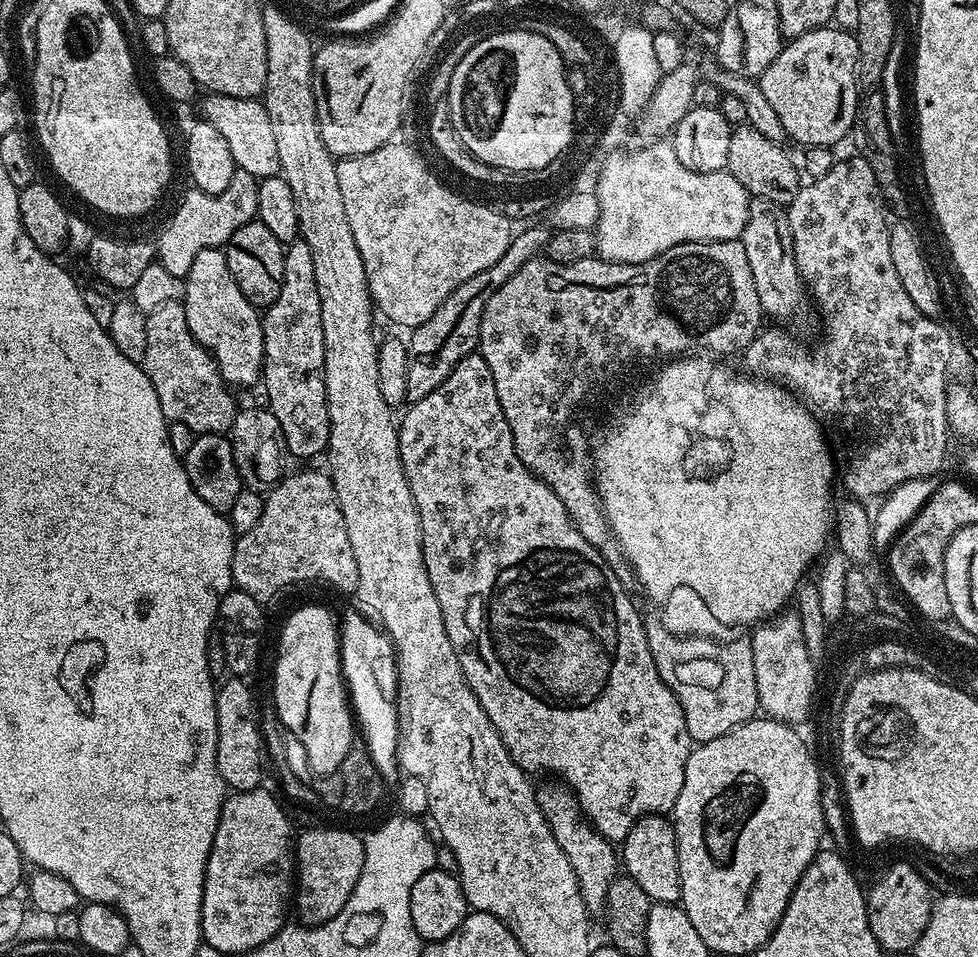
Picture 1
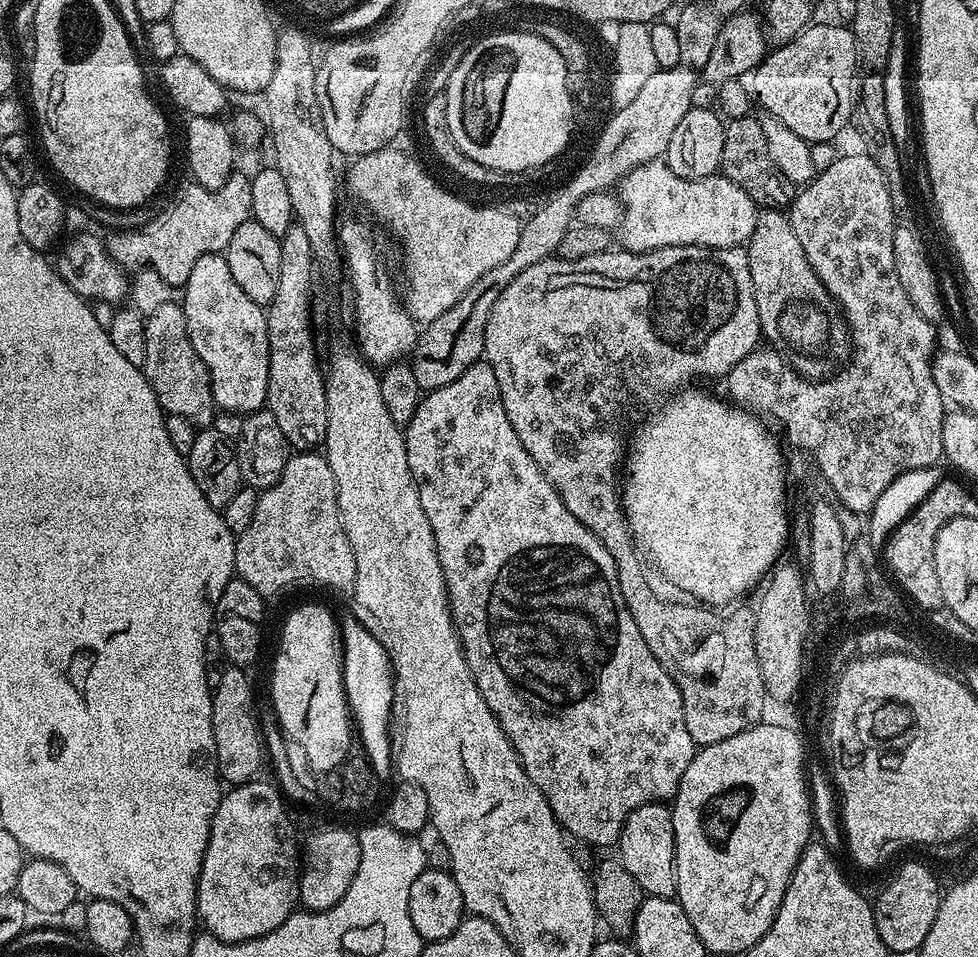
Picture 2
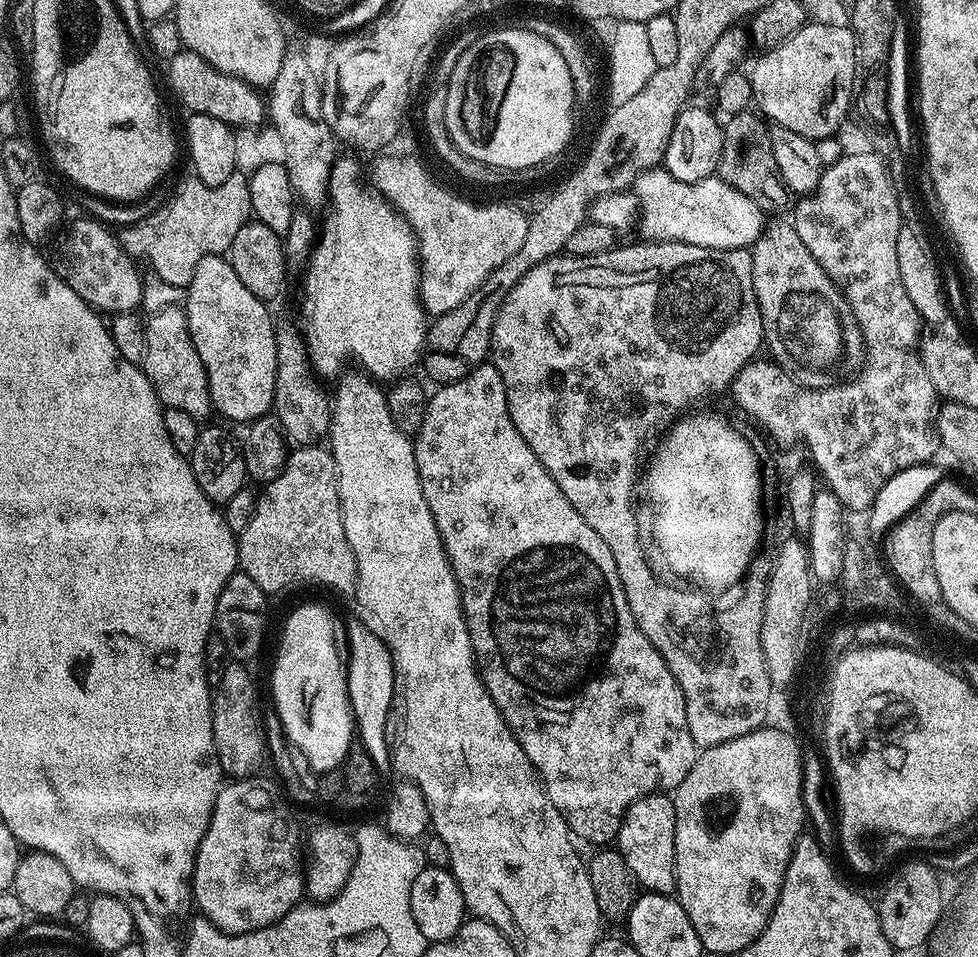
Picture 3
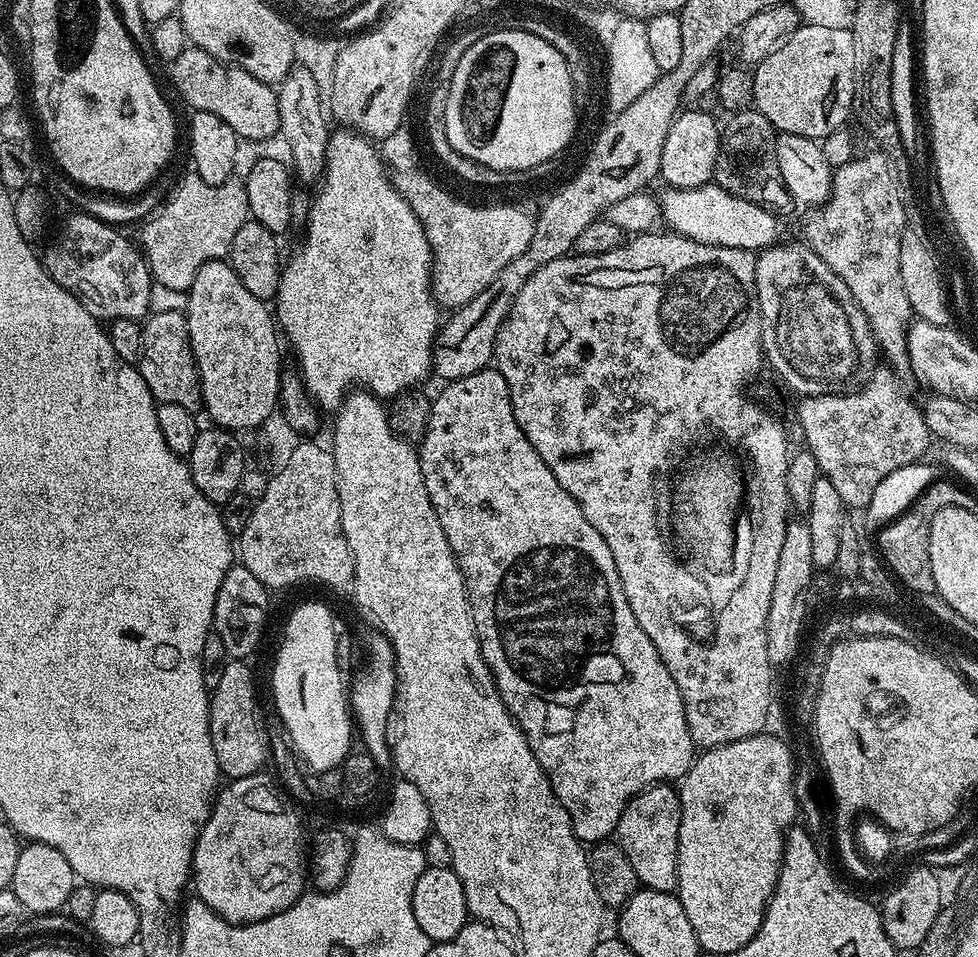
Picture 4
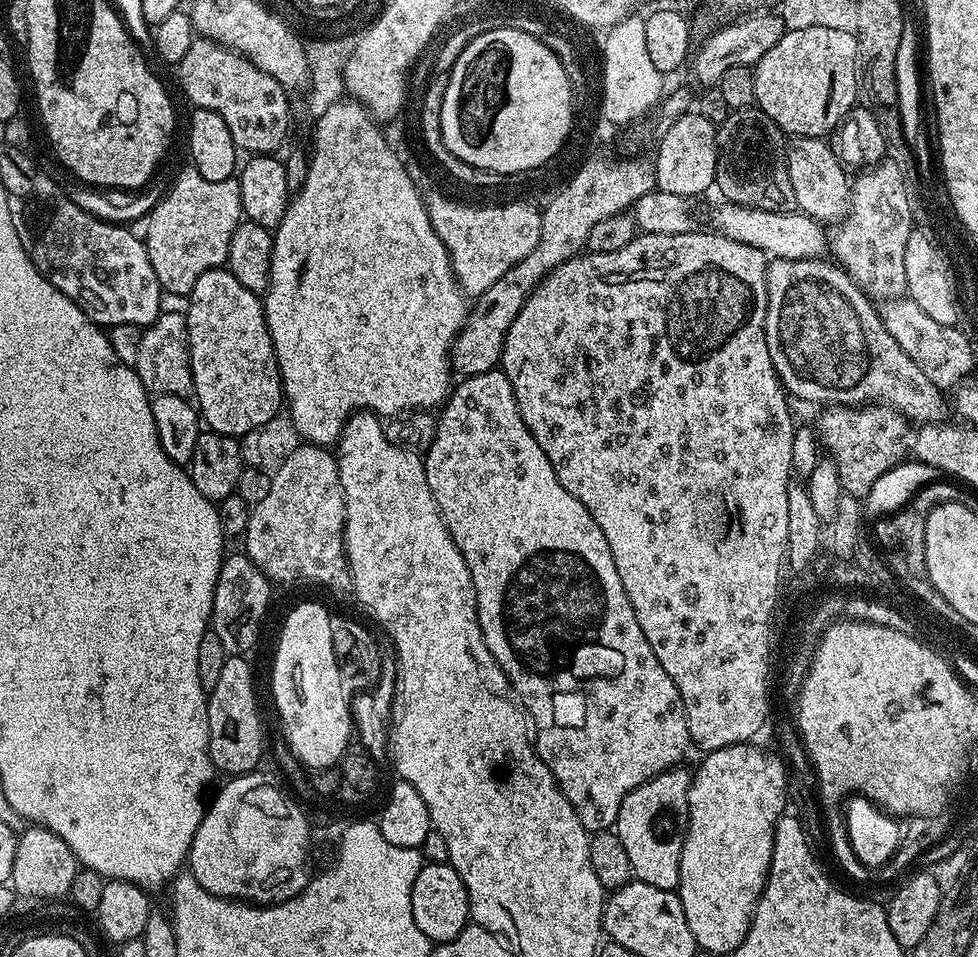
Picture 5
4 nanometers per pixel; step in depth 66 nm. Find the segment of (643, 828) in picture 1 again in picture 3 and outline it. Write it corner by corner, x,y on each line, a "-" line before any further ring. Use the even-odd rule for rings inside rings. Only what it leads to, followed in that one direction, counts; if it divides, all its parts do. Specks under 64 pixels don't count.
653,794
638,798
626,810
620,832
614,844
626,858
630,874
634,874
637,885
644,892
657,892
663,896
672,896
676,891
676,851
674,834
676,833
676,811
672,796

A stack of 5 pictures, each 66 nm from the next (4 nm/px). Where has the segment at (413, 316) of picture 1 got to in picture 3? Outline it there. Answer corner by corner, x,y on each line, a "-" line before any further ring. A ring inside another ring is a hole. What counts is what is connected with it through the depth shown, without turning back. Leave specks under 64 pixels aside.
380,154
376,160
376,165
372,168
374,179
374,186
379,189
381,193
393,205
404,213
409,224
412,226
413,232
416,234
419,251
422,253
422,303
425,311
429,317
435,318
446,314
450,310
457,308
462,302
466,302
466,298
470,298
470,294
474,294
486,282
486,278
490,278
490,274
498,266
502,266
502,262
506,262
510,257
516,253
518,246
522,246
522,242
526,242
526,232
528,230
528,221
522,220
520,216
516,216
516,212
512,212
512,208
492,208
492,212
476,212
476,208
468,208
468,204
460,204
460,200
452,200
452,196
444,196
444,192
436,192
436,188
432,188
432,184
428,184
428,176
424,176
424,172
420,172
420,168
416,168
416,164
408,164
411,155
400,154
399,156
384,156
388,154

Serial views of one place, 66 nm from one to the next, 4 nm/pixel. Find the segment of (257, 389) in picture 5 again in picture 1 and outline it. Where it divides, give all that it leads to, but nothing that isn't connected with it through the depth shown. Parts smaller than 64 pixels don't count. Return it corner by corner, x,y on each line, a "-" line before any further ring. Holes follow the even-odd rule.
219,248
202,250
198,258
188,268
187,276
183,277
185,294
182,299
184,313
186,314
186,326
190,326
190,334
206,351
216,360
220,371
220,377
225,384
233,389
248,388
251,384
259,385
264,370
264,342
261,313
238,290
238,282
230,274
230,266
226,262
223,251

